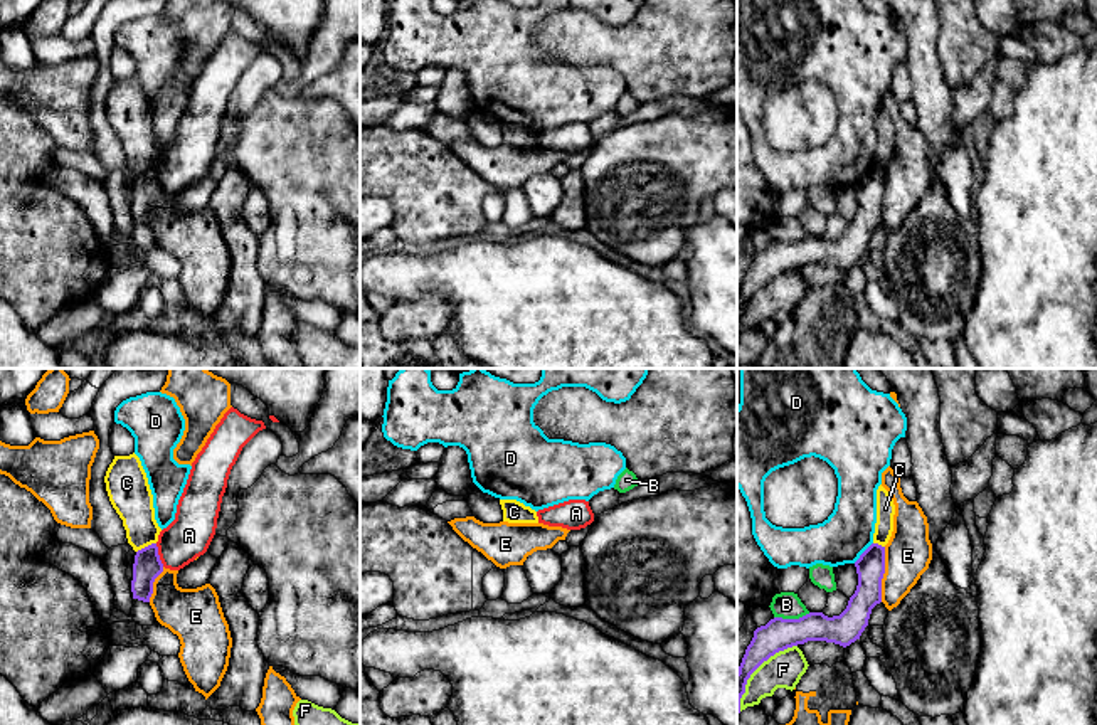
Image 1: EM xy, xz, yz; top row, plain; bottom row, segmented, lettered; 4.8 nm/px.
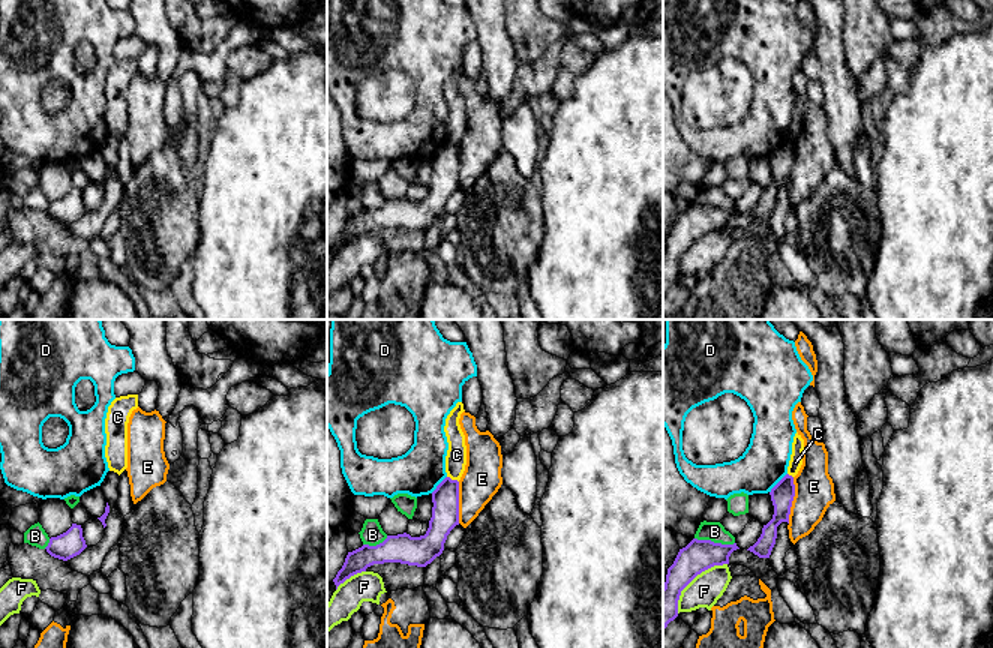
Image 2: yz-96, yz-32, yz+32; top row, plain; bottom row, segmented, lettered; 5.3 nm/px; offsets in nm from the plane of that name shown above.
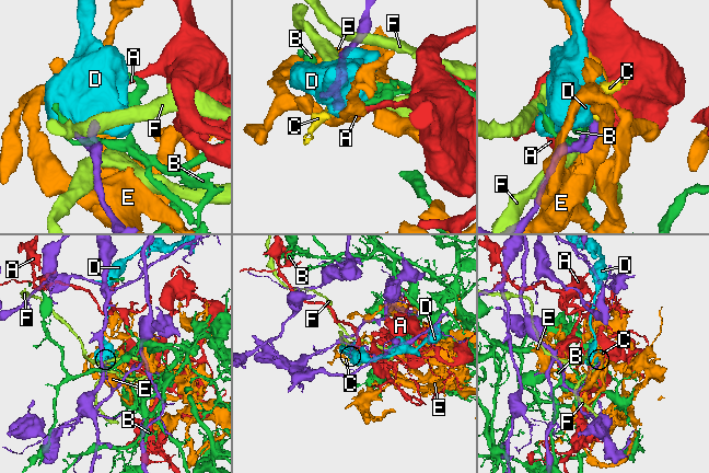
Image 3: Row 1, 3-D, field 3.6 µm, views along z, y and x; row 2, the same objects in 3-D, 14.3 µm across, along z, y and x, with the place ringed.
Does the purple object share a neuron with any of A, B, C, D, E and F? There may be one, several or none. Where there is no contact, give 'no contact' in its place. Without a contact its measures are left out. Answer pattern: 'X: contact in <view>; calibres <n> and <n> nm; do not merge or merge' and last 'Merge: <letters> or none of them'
A: contact in xy; calibres 140 and 220 nm; do not merge
B: contact in yz; calibres 160 and 130 nm; do not merge
C: contact in xy; calibres 140 and 200 nm; do not merge
D: contact in yz; calibres 140 and 240 nm; do not merge
E: contact in yz; calibres 140 and 220 nm; do not merge
F: contact in yz; calibres 160 and 170 nm; do not merge
Merge: none of them

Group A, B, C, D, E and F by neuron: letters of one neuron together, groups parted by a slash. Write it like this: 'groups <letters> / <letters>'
groups A / B / C / D / E F

